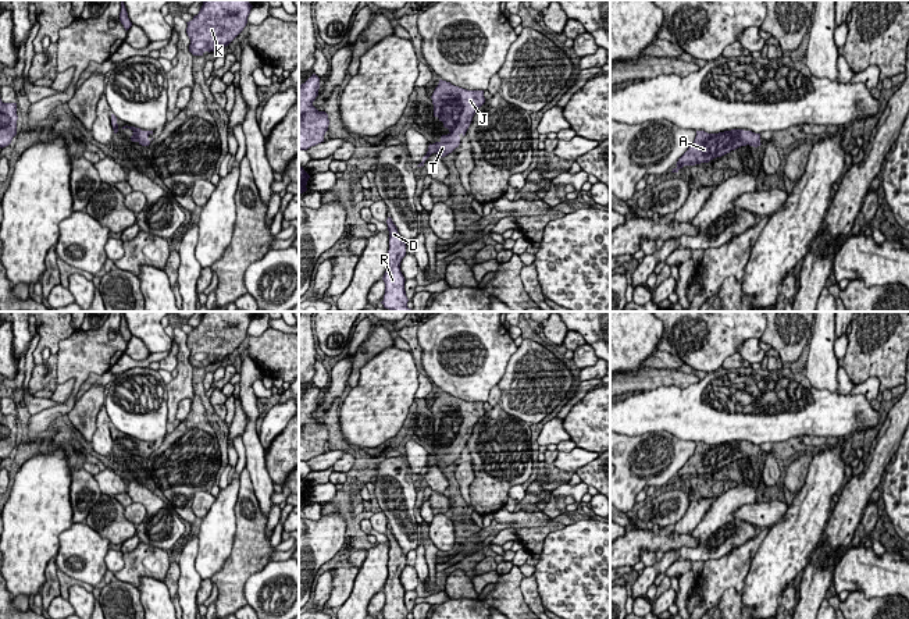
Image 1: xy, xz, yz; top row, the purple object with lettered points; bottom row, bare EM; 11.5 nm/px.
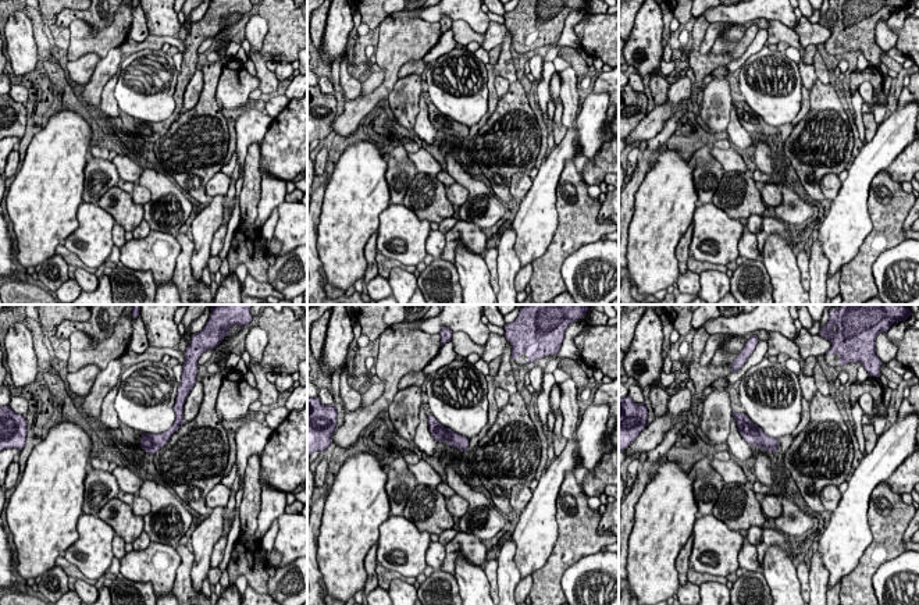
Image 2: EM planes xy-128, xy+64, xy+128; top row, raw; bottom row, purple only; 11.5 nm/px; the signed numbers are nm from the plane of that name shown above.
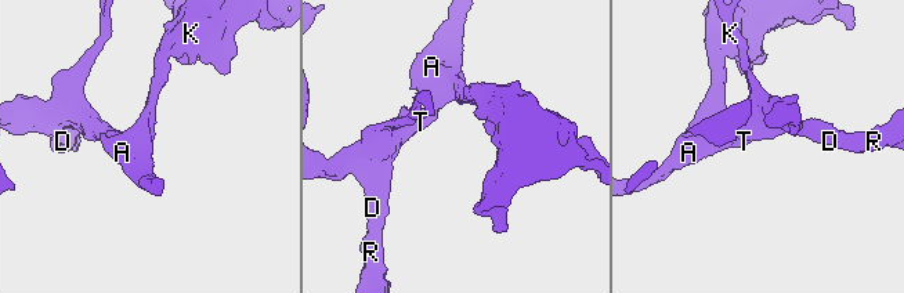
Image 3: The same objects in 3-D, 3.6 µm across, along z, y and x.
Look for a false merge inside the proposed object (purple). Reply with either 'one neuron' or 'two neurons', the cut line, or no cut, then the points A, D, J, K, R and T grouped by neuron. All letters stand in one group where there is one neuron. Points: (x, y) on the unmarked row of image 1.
one neuron; cut none; groups A D J K R T

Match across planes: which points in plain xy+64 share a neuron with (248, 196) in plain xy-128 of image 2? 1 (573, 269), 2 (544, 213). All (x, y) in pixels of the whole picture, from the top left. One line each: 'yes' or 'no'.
1: no
2: no

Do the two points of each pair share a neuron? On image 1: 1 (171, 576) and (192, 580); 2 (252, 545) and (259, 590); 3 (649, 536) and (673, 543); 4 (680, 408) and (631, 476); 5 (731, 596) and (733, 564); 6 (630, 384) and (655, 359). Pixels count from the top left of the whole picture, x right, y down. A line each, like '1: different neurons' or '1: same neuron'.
1: different neurons
2: different neurons
3: same neuron
4: different neurons
5: different neurons
6: different neurons

